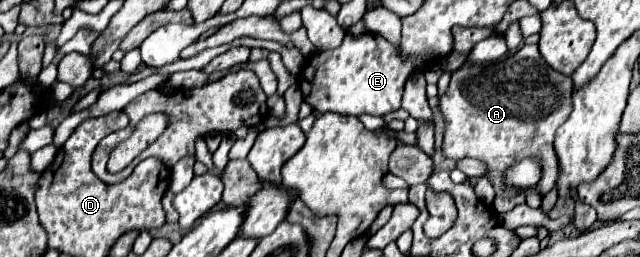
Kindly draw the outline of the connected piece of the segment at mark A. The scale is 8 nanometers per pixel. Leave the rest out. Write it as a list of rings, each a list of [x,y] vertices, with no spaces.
[[[523,45],[515,55],[495,63],[463,65],[453,71],[447,93],[441,97],[445,119],[443,155],[449,159],[473,157],[483,161],[487,177],[499,197],[515,197],[523,191],[505,183],[505,171],[521,159],[535,157],[541,163],[537,191],[545,197],[557,181],[557,159],[551,147],[557,127],[571,113],[571,79],[547,67],[537,45]]]

